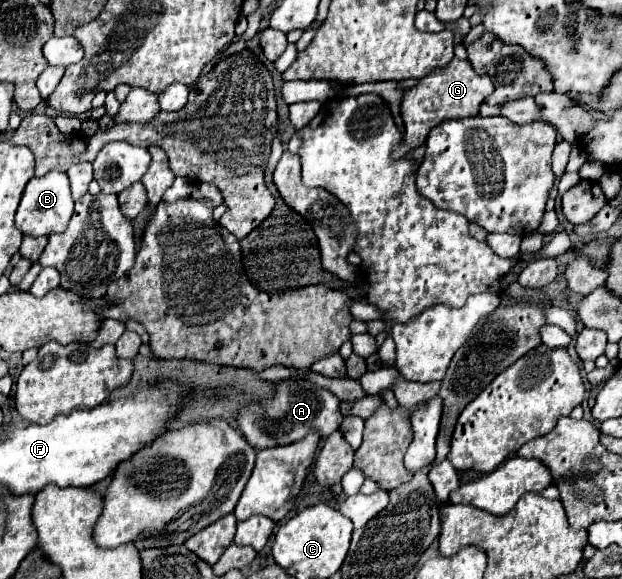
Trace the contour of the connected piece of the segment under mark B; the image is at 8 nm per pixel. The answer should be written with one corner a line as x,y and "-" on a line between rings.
48,172
42,178
34,176
26,184
26,190
22,194
22,202
16,212
16,226
24,234
50,236
52,232
64,232
64,228
68,226
68,222
72,218
72,212
74,212
74,200
70,194
68,176
64,172

